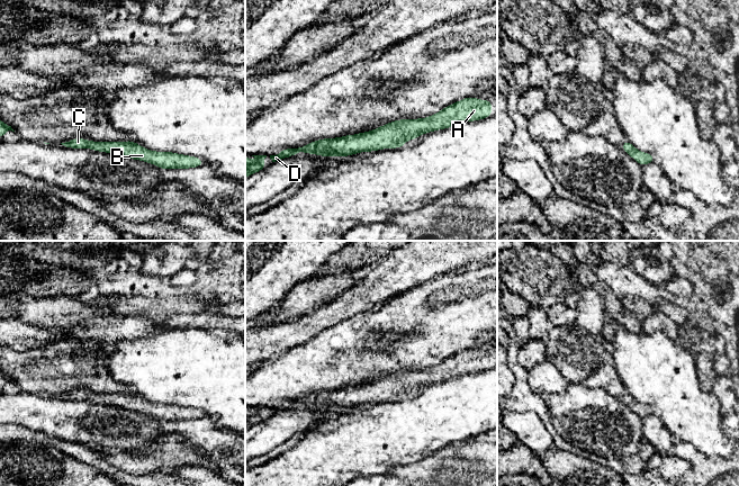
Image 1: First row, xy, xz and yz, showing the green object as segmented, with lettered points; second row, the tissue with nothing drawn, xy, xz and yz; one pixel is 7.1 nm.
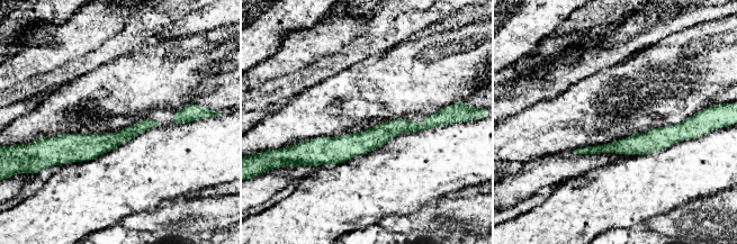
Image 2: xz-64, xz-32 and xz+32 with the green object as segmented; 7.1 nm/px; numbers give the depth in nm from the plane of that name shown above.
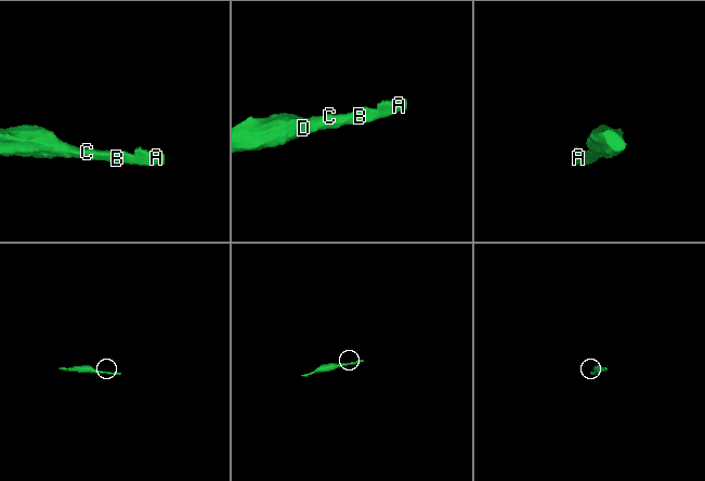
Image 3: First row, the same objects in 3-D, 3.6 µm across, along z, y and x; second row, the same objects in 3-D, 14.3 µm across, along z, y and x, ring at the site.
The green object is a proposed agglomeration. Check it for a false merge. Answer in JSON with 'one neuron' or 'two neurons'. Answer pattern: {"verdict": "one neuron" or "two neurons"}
{"verdict": "one neuron"}

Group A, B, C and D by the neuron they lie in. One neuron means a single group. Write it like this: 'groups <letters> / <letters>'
groups A B C D

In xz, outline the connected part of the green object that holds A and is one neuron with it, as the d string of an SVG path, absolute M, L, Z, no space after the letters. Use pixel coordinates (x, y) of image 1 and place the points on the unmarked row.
M474 349L465 350L458 354L451 356L450 358L443 360L440 364L436 364L427 370L418 370L418 371L399 371L396 374L390 374L384 378L380 378L377 381L369 382L366 385L359 385L355 387L346 387L343 389L336 390L322 390L316 394L312 394L307 397L301 399L291 399L291 400L283 400L277 407L270 407L272 414L278 412L290 410L295 406L300 404L323 407L323 408L349 408L352 406L357 406L359 404L372 404L377 402L384 400L397 400L403 399L405 394L409 392L416 392L420 387L426 386L438 381L444 381L452 378L456 378L462 374L474 374L484 371L492 368L492 352L479 352Z

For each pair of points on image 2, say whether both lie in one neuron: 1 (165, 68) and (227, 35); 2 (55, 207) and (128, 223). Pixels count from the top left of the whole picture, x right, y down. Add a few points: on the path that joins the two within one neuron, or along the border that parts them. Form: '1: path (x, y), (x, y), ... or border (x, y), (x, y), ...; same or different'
1: path (181, 65), (198, 51), (212, 46); same
2: border (146, 211), (131, 214), (118, 223); different

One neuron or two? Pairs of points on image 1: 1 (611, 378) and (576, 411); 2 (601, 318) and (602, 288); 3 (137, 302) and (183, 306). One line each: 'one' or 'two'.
1: two
2: two
3: one

